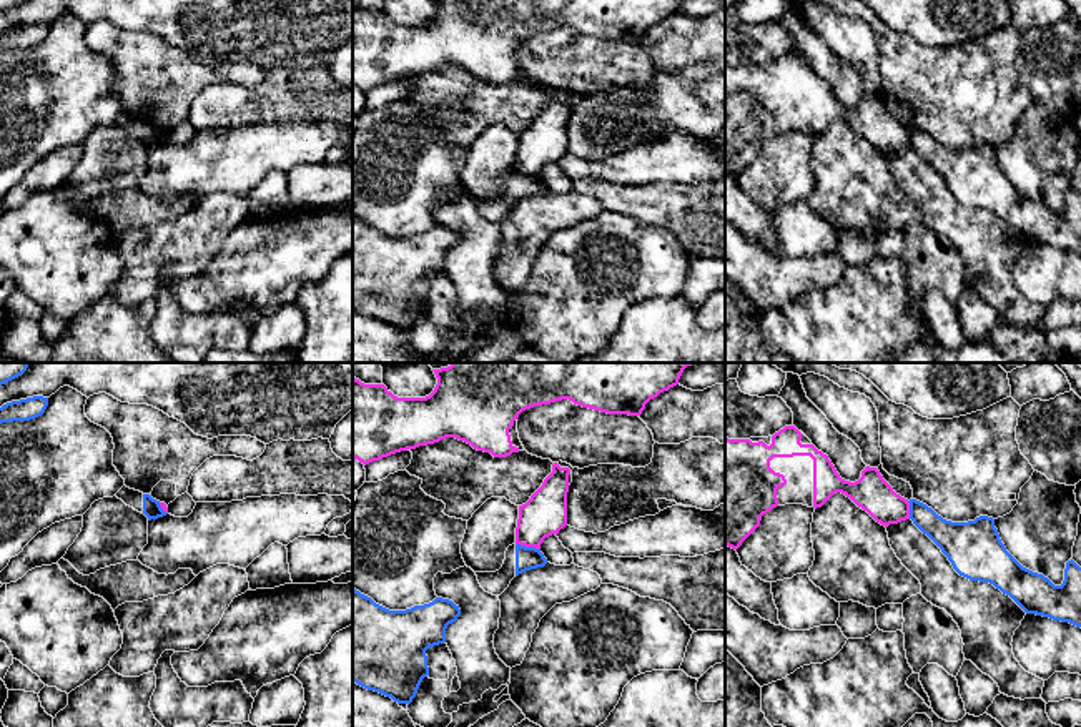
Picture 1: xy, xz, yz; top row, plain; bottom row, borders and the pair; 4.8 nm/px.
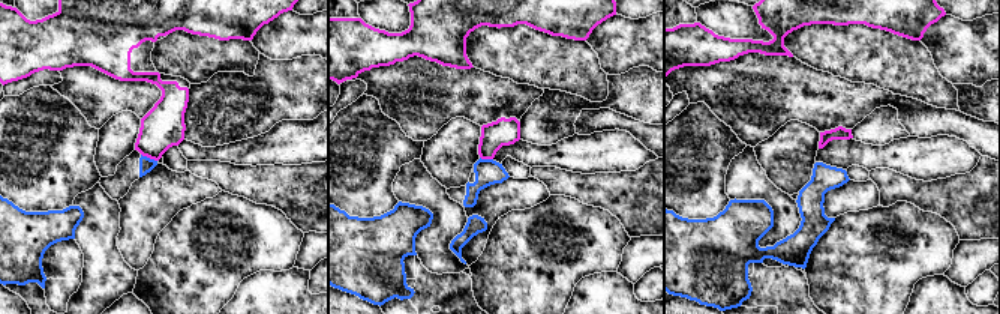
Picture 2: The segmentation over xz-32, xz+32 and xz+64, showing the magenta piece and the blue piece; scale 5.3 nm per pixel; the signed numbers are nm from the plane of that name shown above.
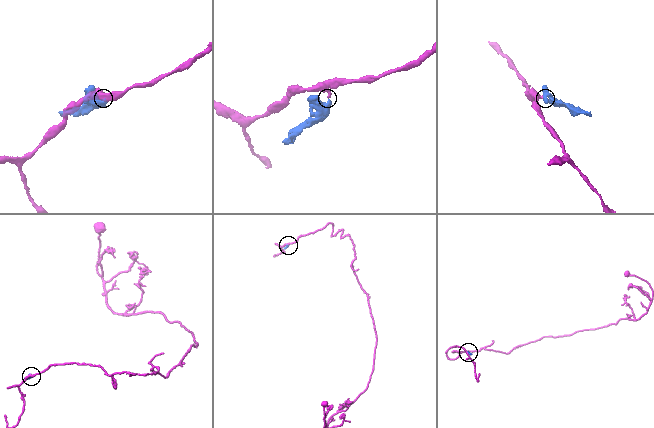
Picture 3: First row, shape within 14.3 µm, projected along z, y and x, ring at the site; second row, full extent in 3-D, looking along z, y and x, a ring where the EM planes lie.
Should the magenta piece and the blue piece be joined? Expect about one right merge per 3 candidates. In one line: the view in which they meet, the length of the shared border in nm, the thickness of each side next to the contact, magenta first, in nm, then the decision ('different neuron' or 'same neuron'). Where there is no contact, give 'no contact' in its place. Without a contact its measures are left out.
contact in xz; length 120 nm; calibres 200 and 110 nm; different neuron

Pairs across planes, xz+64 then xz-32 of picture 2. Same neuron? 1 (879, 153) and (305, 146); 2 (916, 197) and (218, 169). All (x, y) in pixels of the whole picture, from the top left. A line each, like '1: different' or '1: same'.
1: same
2: same

